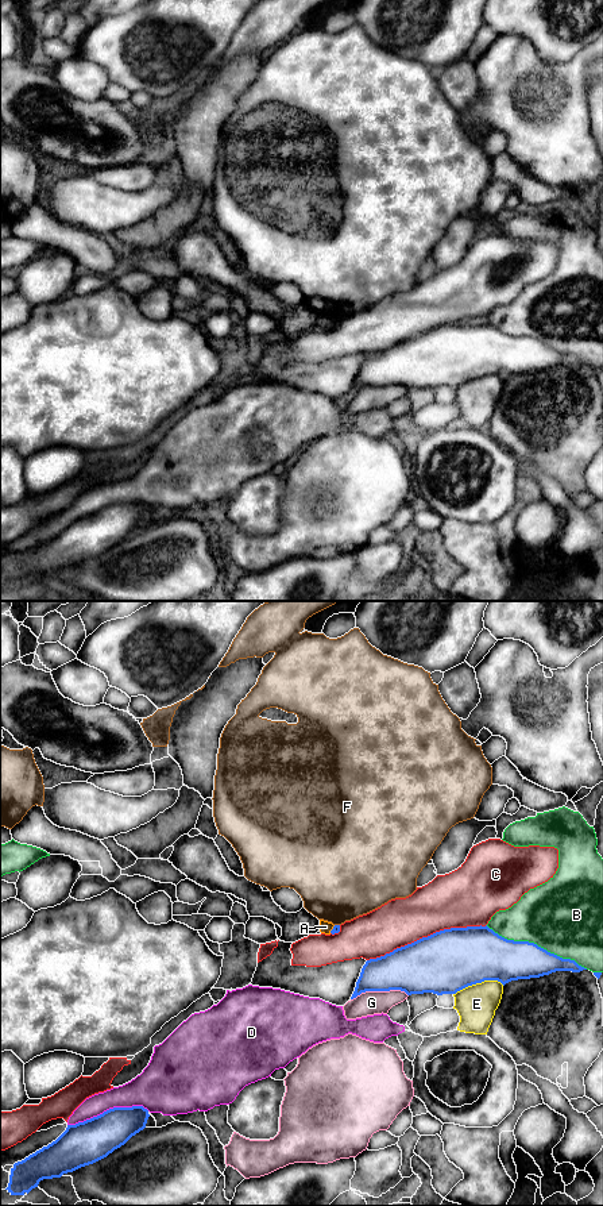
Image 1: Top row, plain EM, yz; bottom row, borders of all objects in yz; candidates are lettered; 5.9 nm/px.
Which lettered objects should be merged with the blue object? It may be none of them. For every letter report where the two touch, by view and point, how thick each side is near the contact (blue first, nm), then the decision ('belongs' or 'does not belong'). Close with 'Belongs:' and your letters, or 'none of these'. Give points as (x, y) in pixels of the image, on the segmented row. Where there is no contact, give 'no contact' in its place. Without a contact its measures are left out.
A: meets blue in yz at (332, 929); 50 nm thick on the blue side, 70 nm on the other; does not belong
B: meets blue in yz at (536, 944); 260 nm thick on the blue side, 460 nm on the other; does not belong
C: meets blue in yz at (428, 936); 380 nm thick on the blue side, 320 nm on the other; does not belong
D: meets blue in yz at (109, 1109); 260 nm thick on the blue side, 200 nm on the other; does not belong
E: meets blue in yz at (478, 982); 380 nm thick on the blue side, 240 nm on the other; does not belong
F: meets blue in yz at (337, 925); 50 nm thick on the blue side, 460 nm on the other; does not belong
G: meets blue in yz at (379, 990); 300 nm thick on the blue side, 140 nm on the other; does not belong
Belongs: none of these

